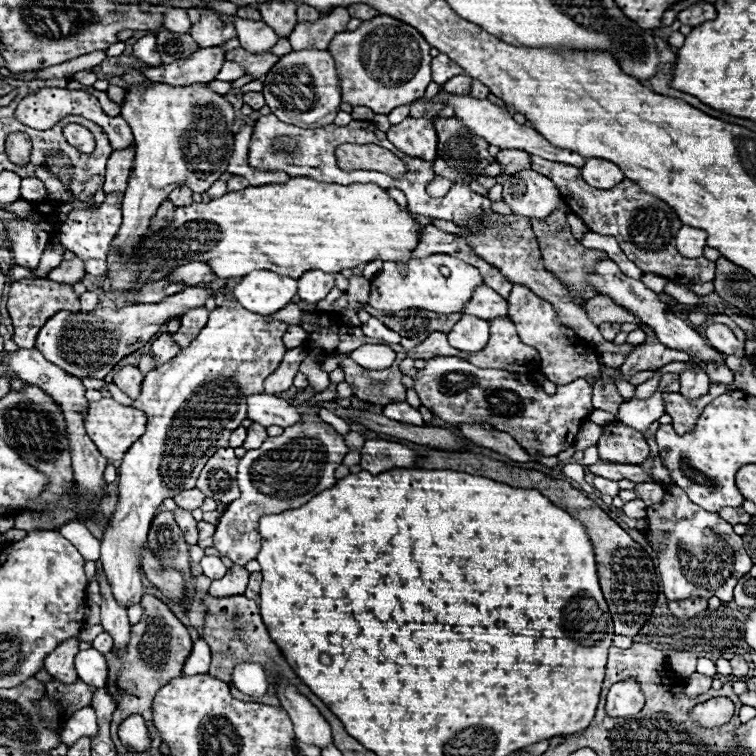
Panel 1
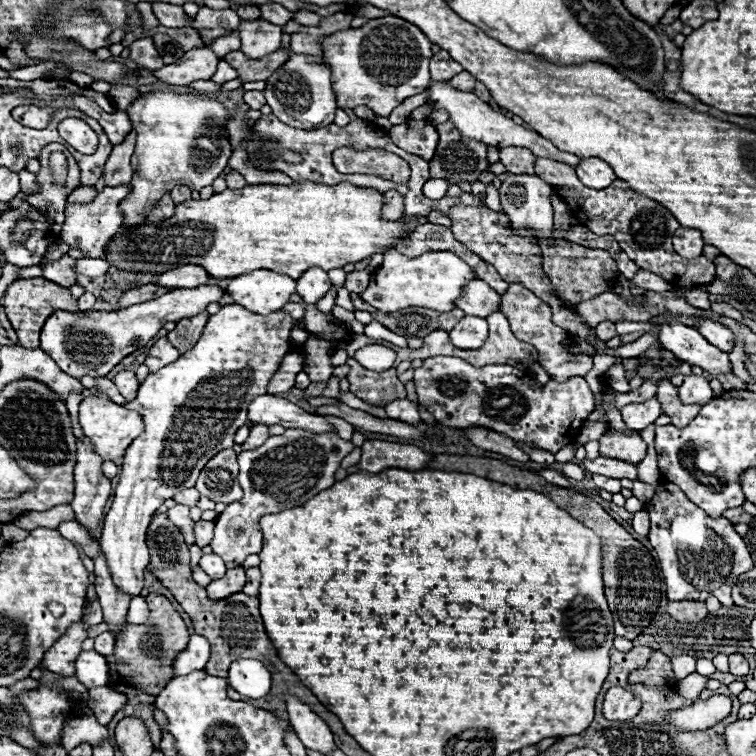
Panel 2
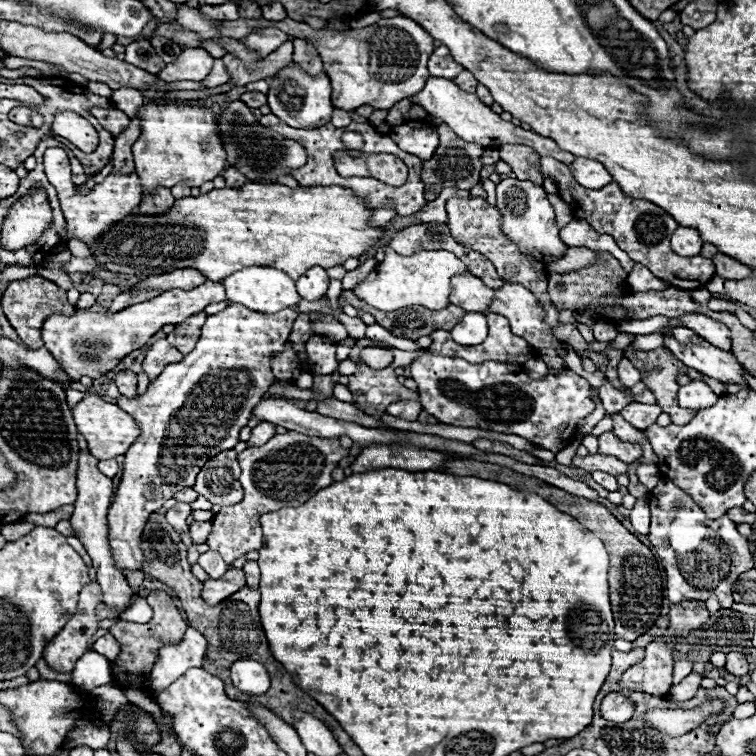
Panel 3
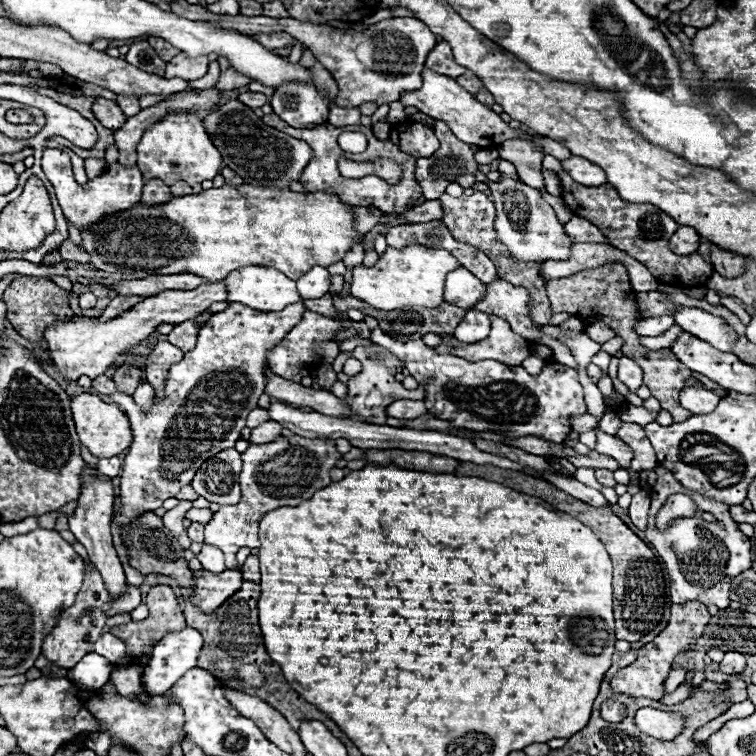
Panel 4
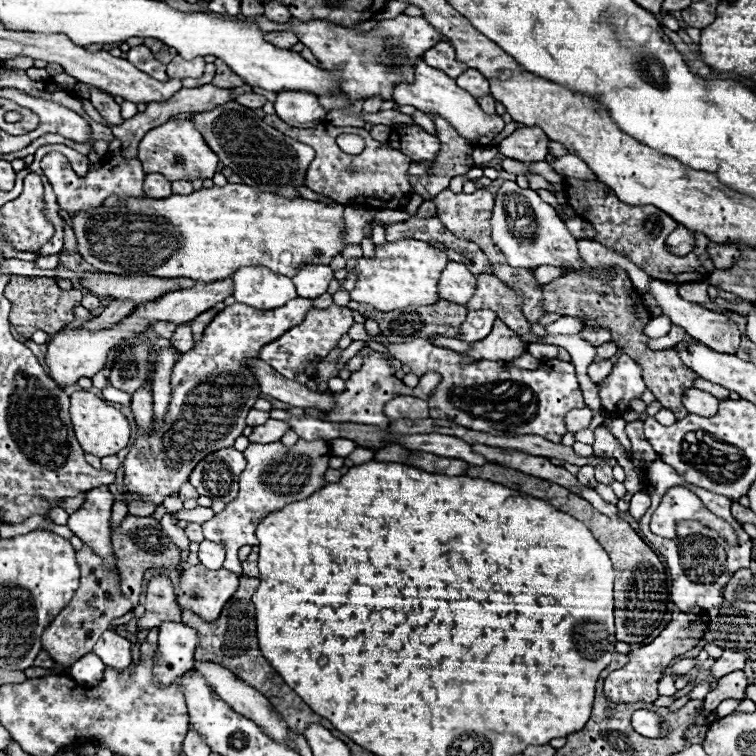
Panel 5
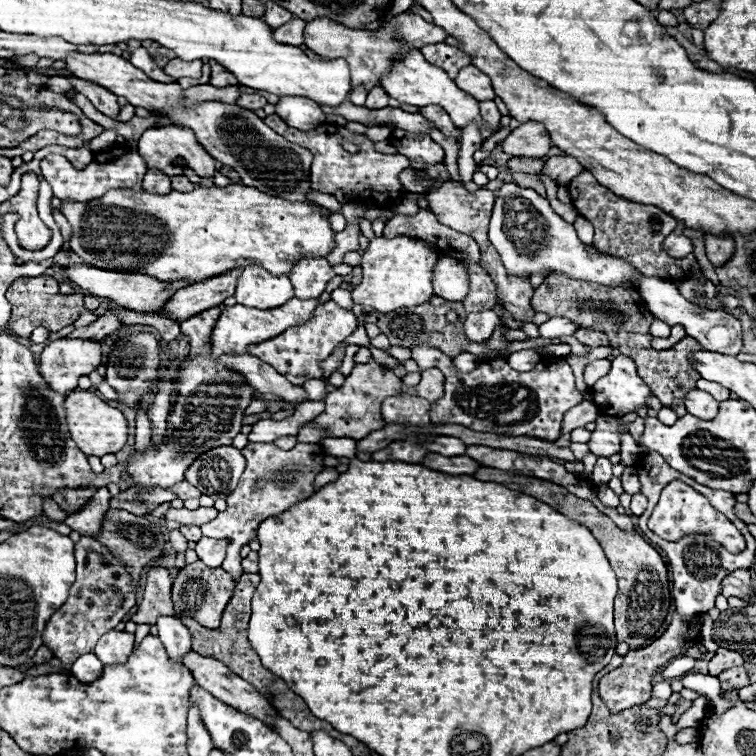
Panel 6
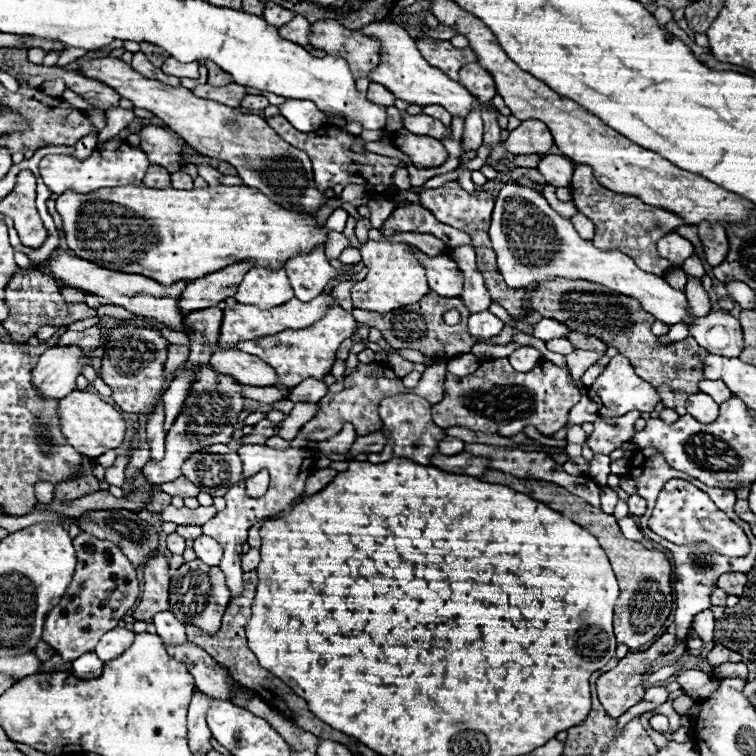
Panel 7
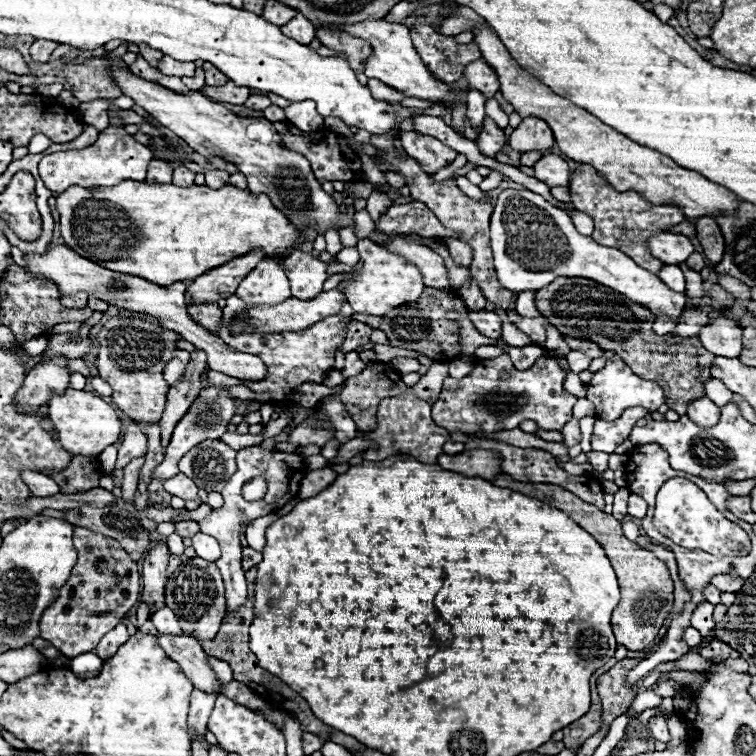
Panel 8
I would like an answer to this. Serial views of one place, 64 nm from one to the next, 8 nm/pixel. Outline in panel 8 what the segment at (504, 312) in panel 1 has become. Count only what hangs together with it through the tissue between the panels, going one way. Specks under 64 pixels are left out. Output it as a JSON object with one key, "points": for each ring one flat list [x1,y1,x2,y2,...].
{"points":[[406,240,388,242,386,248,390,252,398,252,400,256,408,258,410,262,414,262,420,268,426,286,438,288,438,290,446,290,446,292,452,290,452,286,448,282,448,270,446,270,444,258,440,258,430,248,426,248,426,246,418,244,418,242,406,242]]}

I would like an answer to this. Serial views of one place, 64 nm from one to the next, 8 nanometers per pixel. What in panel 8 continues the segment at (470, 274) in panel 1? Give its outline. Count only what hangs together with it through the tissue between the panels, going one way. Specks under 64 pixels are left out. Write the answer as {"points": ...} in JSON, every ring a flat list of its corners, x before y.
{"points":[[360,240,358,252,364,262,362,270,356,272,356,278,348,280,350,284,344,288,346,298,354,312,368,312,368,314,388,314,392,308,416,302,420,294,424,292,424,282,420,270,404,260,402,256,396,256,394,252,388,252,384,246,374,244,372,240]]}

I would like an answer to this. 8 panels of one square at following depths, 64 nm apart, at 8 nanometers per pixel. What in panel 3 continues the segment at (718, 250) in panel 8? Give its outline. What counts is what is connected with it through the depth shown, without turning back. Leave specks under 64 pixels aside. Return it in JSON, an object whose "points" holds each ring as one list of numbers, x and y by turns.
{"points":[[718,252,714,258,712,258,714,266,716,266,716,274,720,278,726,278,726,280,744,280,748,276,752,276,752,270,736,260,732,260,730,256]]}

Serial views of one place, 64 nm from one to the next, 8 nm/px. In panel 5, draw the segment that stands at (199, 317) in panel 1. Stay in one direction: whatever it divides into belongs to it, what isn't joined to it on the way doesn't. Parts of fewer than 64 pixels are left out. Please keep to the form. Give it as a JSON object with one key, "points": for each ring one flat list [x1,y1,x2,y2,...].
{"points":[[180,324,176,328,176,332,170,338,170,344,178,350,178,352,188,352,194,346,194,338,192,338,192,328,188,328,188,324]]}

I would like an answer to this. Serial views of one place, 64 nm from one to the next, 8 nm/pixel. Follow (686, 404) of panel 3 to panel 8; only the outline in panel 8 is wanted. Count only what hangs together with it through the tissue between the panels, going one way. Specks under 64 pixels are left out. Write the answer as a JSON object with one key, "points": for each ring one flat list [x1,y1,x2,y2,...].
{"points":[[700,396,688,404,688,416,694,424,700,424,702,428,710,428,718,422,720,408,708,396]]}

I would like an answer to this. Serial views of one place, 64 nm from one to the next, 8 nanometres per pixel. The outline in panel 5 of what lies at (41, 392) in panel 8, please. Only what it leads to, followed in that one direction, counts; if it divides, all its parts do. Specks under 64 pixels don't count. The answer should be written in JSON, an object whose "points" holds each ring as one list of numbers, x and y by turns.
{"points":[[224,278,224,280,216,280,216,282,208,282,208,284,198,282,196,286,192,286,188,290,166,292,160,300,154,300,154,302,148,302,148,304,138,304,132,310,132,314,128,314,124,320,120,320,120,324,114,324,112,328,104,328,104,330,96,330,96,332,88,332,88,330,82,330,82,328,60,330,54,336,50,336,50,340,48,340,46,364,50,368,50,378,54,378,54,382,60,388,76,384,78,378,82,378,82,376,92,378,94,374,98,374,100,370,106,368,110,350,122,348,126,342,138,338,154,322,162,320,162,322,184,324,184,322,196,318,200,312,206,312,214,304,224,302,228,296,232,296,232,278]]}

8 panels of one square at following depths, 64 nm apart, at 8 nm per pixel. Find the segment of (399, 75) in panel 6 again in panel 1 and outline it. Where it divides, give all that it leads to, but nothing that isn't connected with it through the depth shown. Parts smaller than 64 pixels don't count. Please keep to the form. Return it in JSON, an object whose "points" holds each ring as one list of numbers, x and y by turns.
{"points":[[440,90,440,94,444,96,444,100,446,100,448,106,456,108,456,118,462,120,464,126,472,134,486,138,488,144,500,146,500,148,510,148,510,150,524,150,528,154,542,156,546,160,554,160,554,162,562,162,562,164,570,164,570,166,576,166,576,168,584,166,584,160,586,160,584,156,580,156,578,152,572,152,572,150,564,150,564,148,552,146,538,130,514,122,512,114,506,108,500,108,500,106,492,104,490,100,476,100,476,98,470,98,470,96,450,96,444,90]]}

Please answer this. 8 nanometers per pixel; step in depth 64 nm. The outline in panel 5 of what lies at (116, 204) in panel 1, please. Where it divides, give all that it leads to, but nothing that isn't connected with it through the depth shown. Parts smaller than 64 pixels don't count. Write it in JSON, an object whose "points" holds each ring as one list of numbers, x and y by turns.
{"points":[[48,152,42,158,42,170,48,178,48,182,54,188,54,194,58,196,58,204,64,212,76,214,76,212,92,212,92,208,100,208,108,196,116,196,120,200,128,200,128,196,142,196,142,182,144,172,140,160,126,160,122,156,104,156,104,162,100,168,90,170,84,178,78,178,74,172,70,172,70,162,60,152]]}

